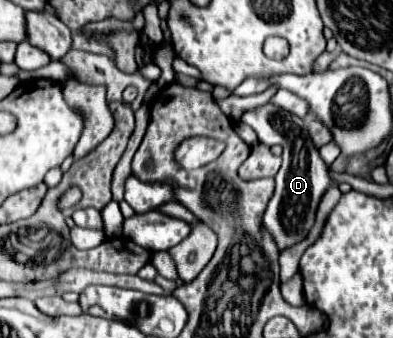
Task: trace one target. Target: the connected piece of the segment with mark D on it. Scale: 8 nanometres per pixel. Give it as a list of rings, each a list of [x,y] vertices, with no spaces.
[[[273,103],[249,109],[241,115],[241,123],[253,127],[259,141],[269,147],[269,143],[279,143],[283,147],[283,165],[279,173],[275,175],[275,195],[271,197],[267,211],[263,215],[263,225],[267,231],[275,237],[279,249],[285,249],[287,245],[299,243],[309,229],[315,223],[315,211],[317,205],[329,185],[335,185],[335,181],[327,173],[327,165],[323,163],[319,149],[313,145],[305,121],[285,109],[279,109]]]

